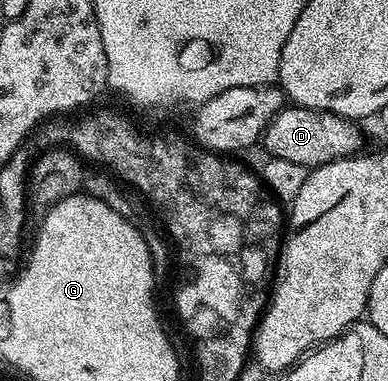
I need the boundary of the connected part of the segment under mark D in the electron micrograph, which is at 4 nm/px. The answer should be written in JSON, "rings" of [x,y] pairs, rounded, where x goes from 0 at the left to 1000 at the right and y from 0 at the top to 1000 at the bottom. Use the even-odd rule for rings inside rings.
{"rings":[[[740,276],[696,318],[683,352],[675,354],[670,373],[680,386],[686,381],[688,407],[696,415],[729,415],[753,420],[755,436],[784,436],[807,441],[832,436],[848,425],[863,425],[869,415],[897,415],[925,402],[933,383],[933,341],[920,318],[899,310],[879,310],[863,299],[832,299],[825,289],[794,289],[781,278]]]}

